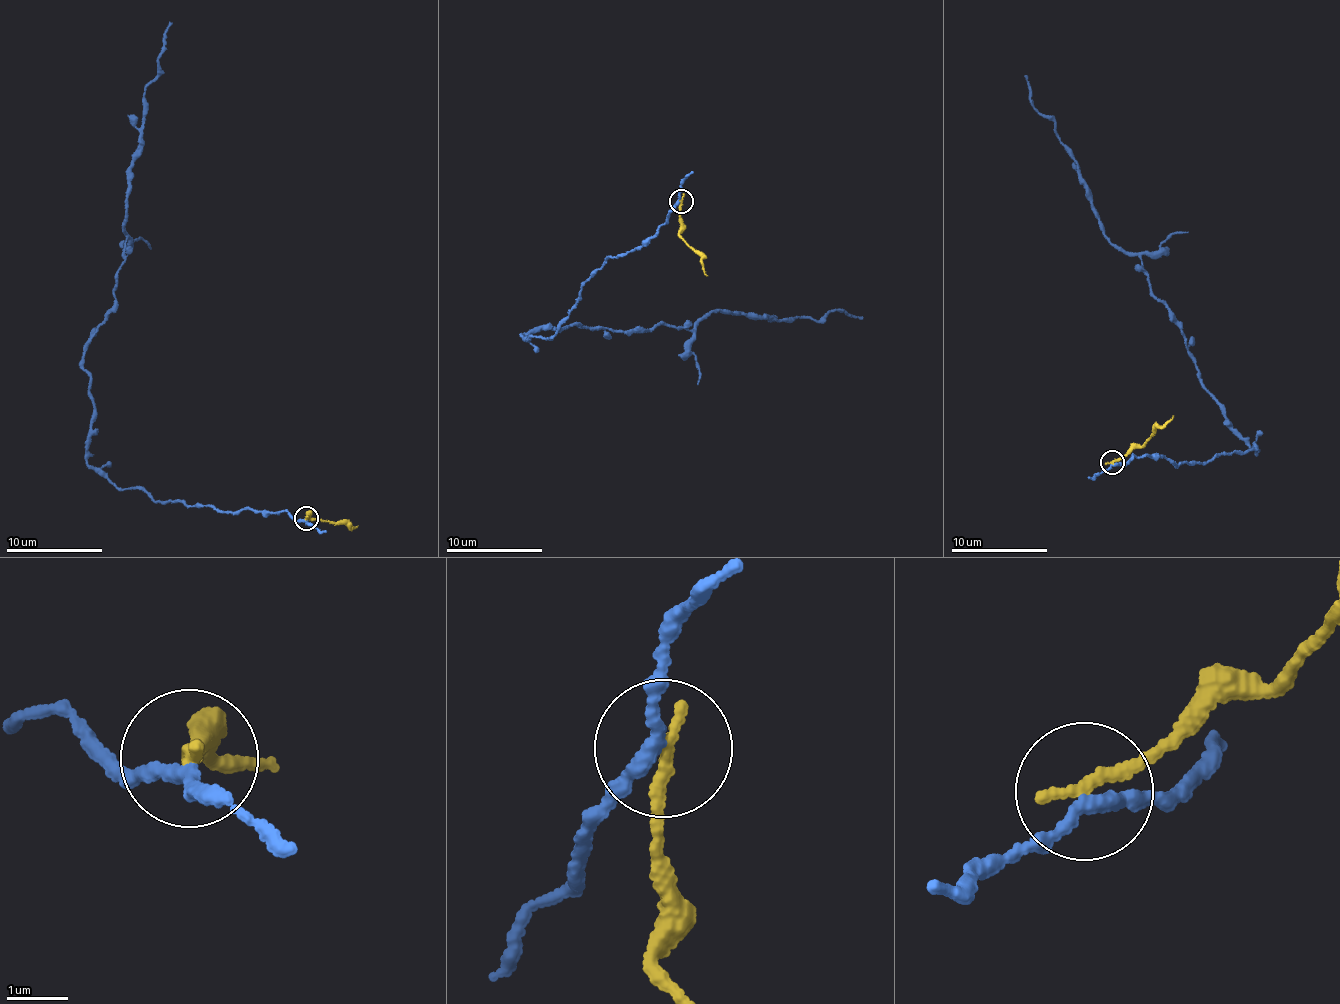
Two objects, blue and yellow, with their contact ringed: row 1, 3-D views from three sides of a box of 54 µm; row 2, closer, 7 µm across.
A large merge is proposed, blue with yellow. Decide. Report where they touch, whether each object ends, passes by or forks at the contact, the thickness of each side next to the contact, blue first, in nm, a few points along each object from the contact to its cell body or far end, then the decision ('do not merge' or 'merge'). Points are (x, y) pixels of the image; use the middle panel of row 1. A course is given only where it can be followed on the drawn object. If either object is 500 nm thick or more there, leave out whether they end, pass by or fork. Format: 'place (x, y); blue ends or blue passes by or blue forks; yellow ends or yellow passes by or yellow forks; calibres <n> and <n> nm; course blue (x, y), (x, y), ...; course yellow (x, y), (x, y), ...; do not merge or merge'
place (681, 201); blue passes by; yellow ends; calibres 200 and 220 nm; course blue (681, 200), (654, 236), (591, 272), (553, 334), (522, 335), (576, 323), (691, 330), (721, 310), (863, 317); course yellow (681, 200), (680, 238), (701, 257), (708, 276); do not merge

